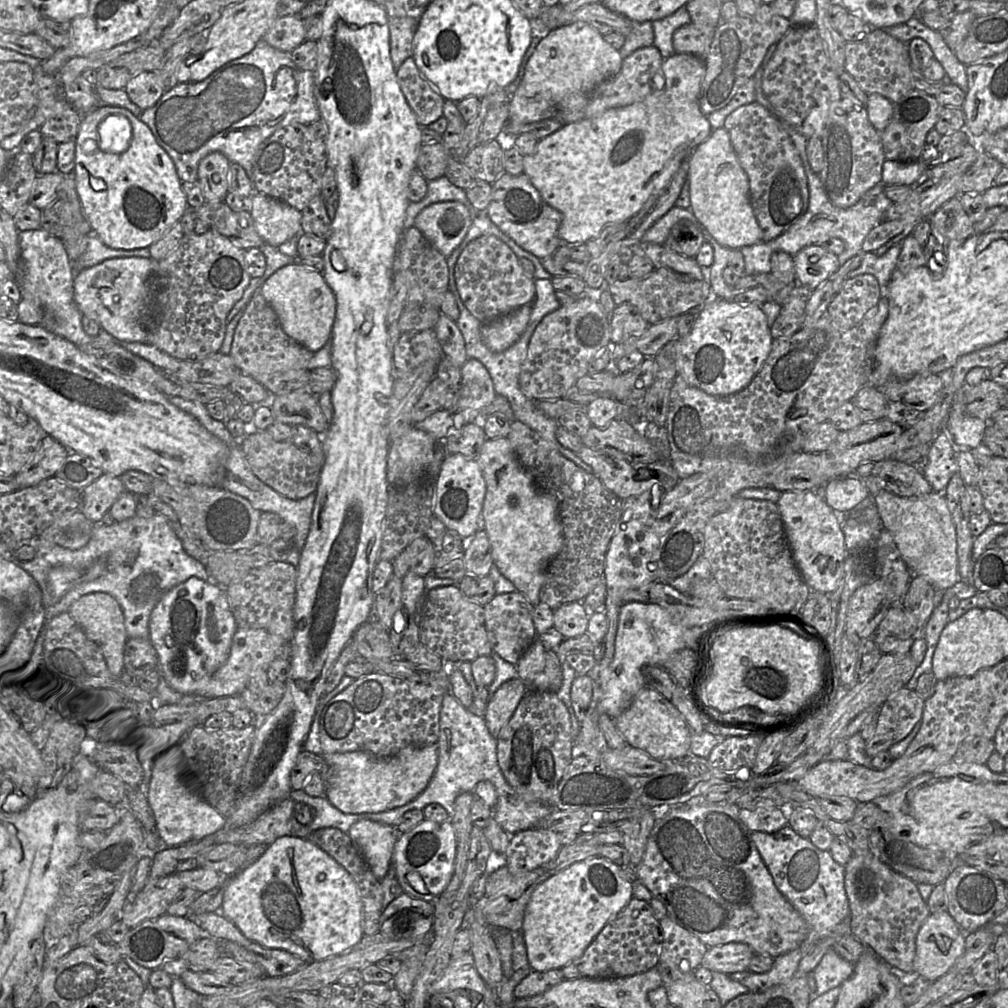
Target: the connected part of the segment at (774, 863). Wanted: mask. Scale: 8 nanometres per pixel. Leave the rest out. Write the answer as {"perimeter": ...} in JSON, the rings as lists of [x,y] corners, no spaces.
{"perimeter":[[[789,825],[773,833],[752,831],[751,837],[771,873],[777,889],[793,904],[808,924],[808,937],[798,947],[803,956],[805,951],[814,943],[829,936],[831,929],[850,915],[849,901],[845,890],[845,867],[836,862],[828,850],[819,849],[808,838],[799,835]]]}

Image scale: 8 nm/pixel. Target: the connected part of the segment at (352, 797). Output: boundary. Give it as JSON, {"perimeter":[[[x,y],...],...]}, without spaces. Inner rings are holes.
{"perimeter":[[[437,742],[431,745],[409,745],[397,753],[380,757],[366,751],[323,755],[325,760],[324,797],[344,813],[383,812],[403,806],[428,786],[438,763]]]}

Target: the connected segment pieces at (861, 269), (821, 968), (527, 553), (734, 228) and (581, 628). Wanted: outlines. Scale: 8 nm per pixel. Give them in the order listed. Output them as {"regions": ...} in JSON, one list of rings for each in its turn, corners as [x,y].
{"regions":[[[[901,243],[893,245],[882,255],[866,253],[861,260],[861,264],[848,273],[848,278],[853,278],[861,274],[873,275],[880,285],[882,297],[885,295],[885,290],[893,271],[897,268],[897,260],[900,253]]],[[[830,948],[813,970],[816,981],[814,994],[820,995],[833,987],[841,986],[852,975],[854,968],[855,964],[845,960]]],[[[507,438],[486,439],[476,458],[485,480],[486,493],[482,508],[484,530],[491,546],[493,563],[534,606],[540,603],[540,589],[545,570],[563,544],[563,528],[558,513],[558,500],[552,493],[539,489],[520,465]]],[[[725,128],[713,130],[687,160],[690,210],[703,231],[720,245],[732,250],[763,241],[763,232],[750,201],[749,178],[739,163]]],[[[582,601],[565,603],[554,610],[553,627],[565,639],[581,636],[587,632],[588,615]]]]}

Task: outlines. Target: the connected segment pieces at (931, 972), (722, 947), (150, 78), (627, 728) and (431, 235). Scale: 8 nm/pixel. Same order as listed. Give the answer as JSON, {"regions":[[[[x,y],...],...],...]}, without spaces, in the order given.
{"regions":[[[[930,913],[916,937],[914,971],[936,980],[954,968],[965,951],[966,933],[950,913]]],[[[728,942],[709,947],[702,958],[701,965],[711,971],[728,975],[746,971],[755,952],[746,943]]],[[[159,71],[138,73],[128,81],[124,90],[142,111],[155,105],[165,92]]],[[[648,686],[639,691],[631,706],[615,719],[615,724],[628,745],[653,758],[676,760],[690,752],[692,732],[681,713],[668,699]]],[[[439,202],[418,214],[414,226],[446,258],[461,245],[471,225],[468,208],[460,202]]]]}

